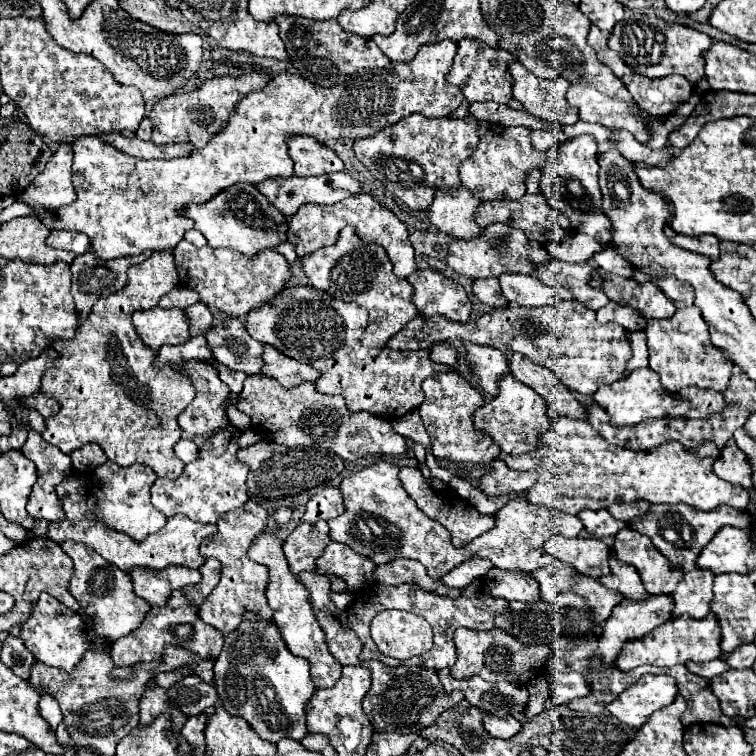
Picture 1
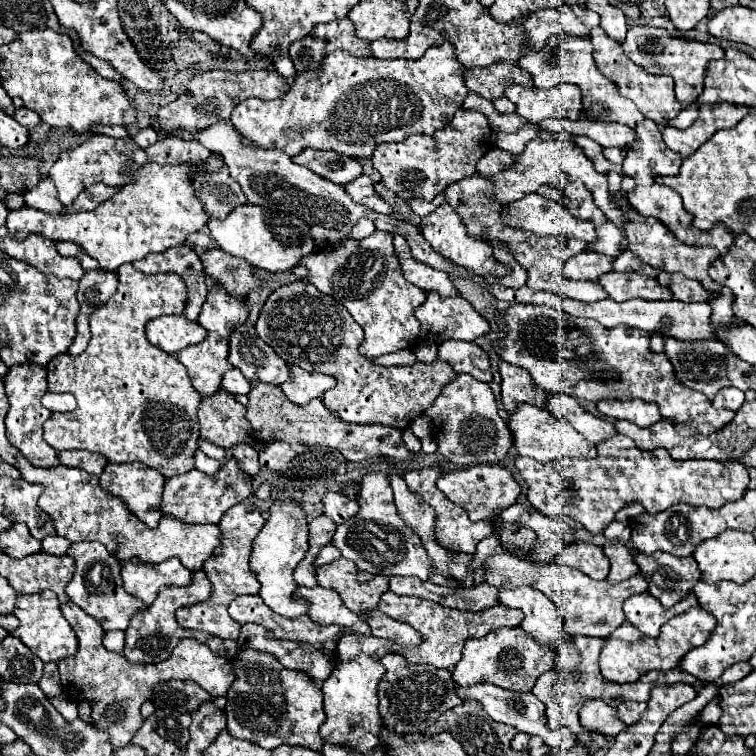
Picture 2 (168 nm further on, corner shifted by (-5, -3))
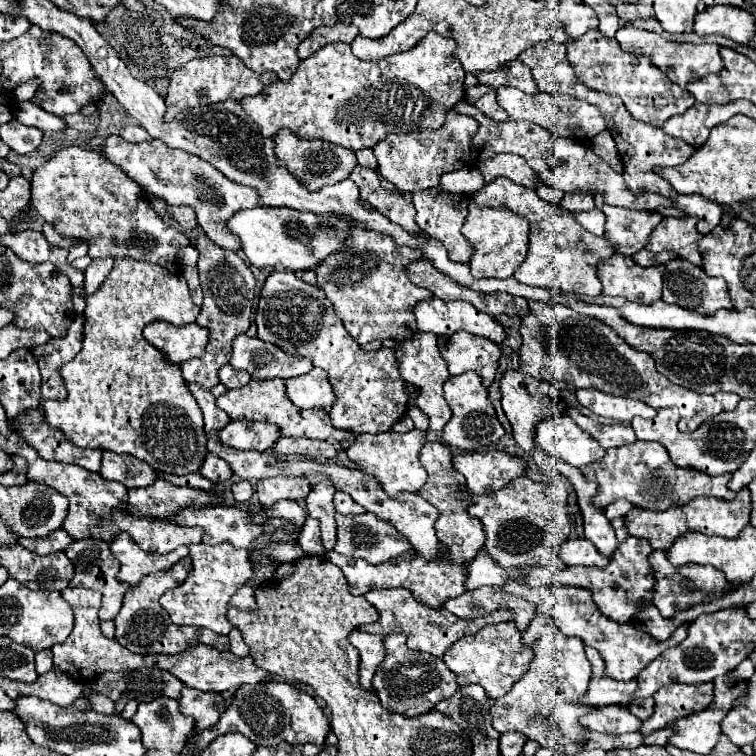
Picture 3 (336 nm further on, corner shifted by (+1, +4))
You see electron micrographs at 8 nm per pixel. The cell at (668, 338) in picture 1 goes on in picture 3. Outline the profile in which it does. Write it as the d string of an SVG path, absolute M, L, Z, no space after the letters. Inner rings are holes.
M717 392L715 396L719 396L717 400L723 404L723 410L735 410L737 402L741 400L735 392Z

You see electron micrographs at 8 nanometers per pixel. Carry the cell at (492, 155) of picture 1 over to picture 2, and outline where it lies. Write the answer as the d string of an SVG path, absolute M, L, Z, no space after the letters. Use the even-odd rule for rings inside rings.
M533 139L533 141L527 143L525 151L523 151L519 157L515 157L515 161L517 161L517 165L513 165L513 167L507 169L507 171L497 173L497 175L491 179L491 183L495 185L495 197L497 197L499 203L505 203L505 205L507 205L507 203L513 203L513 201L521 199L521 197L525 197L525 195L529 195L529 193L535 193L541 185L553 185L553 187L561 189L561 187L565 187L565 183L583 181L585 187L593 193L597 207L599 207L599 209L605 213L605 217L607 217L611 223L615 223L617 229L621 231L623 241L621 241L619 253L623 253L623 251L629 249L629 239L625 239L625 229L623 229L623 225L625 225L625 215L623 215L623 211L619 211L619 207L613 203L613 197L611 197L611 193L609 193L609 189L607 189L607 177L595 171L593 163L585 157L585 153L583 153L581 147L577 147L575 143L567 143L567 141Z

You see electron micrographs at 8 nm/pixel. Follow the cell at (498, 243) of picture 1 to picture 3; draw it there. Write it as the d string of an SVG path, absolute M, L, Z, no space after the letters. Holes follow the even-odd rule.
M429 188L429 190L419 190L411 196L415 210L417 210L417 226L423 228L431 238L439 240L445 248L451 260L455 262L469 262L473 258L473 246L467 242L467 238L461 234L461 228L465 224L465 216L467 216L467 204L469 198L463 194L449 194L443 192L439 188Z

